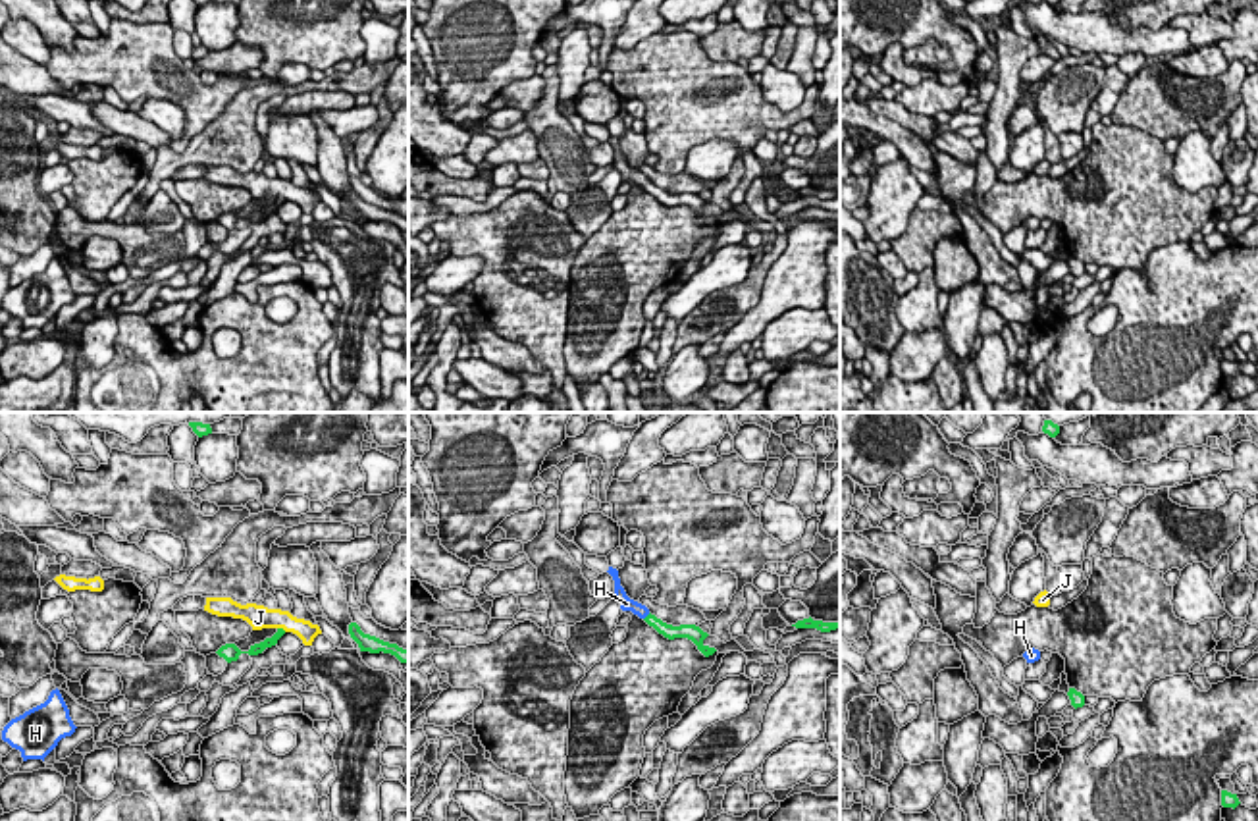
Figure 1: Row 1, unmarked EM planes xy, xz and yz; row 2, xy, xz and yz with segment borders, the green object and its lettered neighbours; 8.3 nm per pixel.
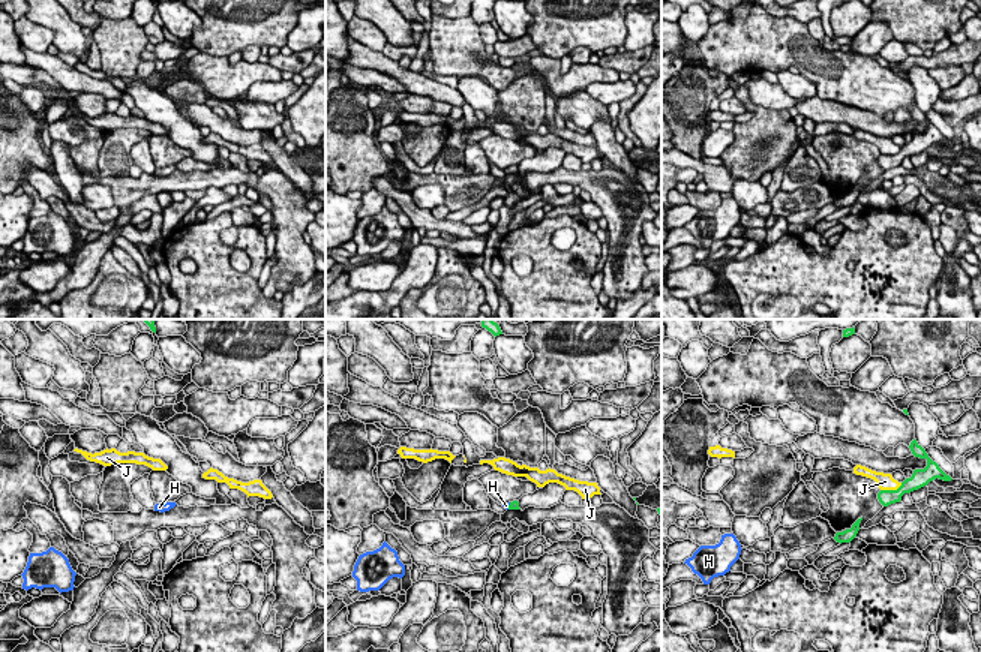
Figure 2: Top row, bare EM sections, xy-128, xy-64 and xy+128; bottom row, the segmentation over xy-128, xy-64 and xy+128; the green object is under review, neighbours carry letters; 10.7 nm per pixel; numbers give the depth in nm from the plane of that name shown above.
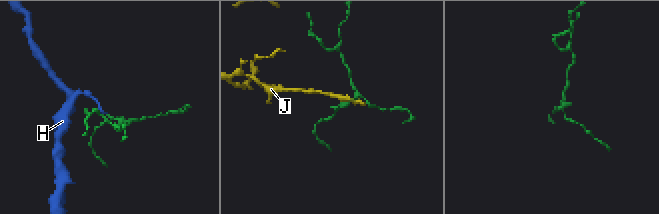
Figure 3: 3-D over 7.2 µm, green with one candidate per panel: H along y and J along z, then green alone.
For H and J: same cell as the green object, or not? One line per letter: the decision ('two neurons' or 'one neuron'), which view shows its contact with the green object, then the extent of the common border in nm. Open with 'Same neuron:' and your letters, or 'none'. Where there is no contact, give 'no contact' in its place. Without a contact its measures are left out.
Same neuron: H
H: one neuron | xz | 80 nm
J: two neurons | xy | 90 nm

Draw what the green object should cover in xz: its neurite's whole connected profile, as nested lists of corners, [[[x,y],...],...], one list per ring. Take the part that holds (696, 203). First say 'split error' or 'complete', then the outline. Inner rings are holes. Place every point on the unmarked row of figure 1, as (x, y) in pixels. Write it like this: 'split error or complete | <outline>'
split error | [[[609,135],[607,139],[613,148],[615,148],[615,162],[613,166],[620,172],[622,179],[632,179],[634,183],[638,183],[640,187],[643,187],[649,195],[653,195],[659,202],[663,202],[668,208],[674,206],[688,206],[692,208],[697,218],[709,225],[713,224],[717,218],[709,216],[703,212],[703,208],[709,204],[707,200],[703,200],[699,195],[695,193],[680,193],[680,195],[672,195],[663,191],[661,187],[657,187],[655,183],[649,181],[649,177],[634,168],[630,168],[624,160],[624,156],[620,154],[620,146],[618,146],[618,139]]]

